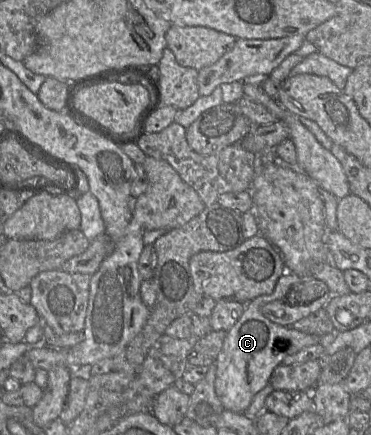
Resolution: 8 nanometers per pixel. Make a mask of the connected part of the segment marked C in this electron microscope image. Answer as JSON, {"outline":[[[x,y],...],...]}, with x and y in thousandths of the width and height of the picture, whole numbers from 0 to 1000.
{"outline":[[[771,623],[749,641],[739,669],[668,694],[652,726],[609,763],[598,802],[580,834],[580,899],[606,943],[660,949],[682,913],[725,883],[733,855],[768,821],[860,789],[860,772],[749,747],[720,733],[704,717],[712,699],[741,690],[765,690],[774,674],[792,664],[811,644],[817,641],[795,628]]]}

